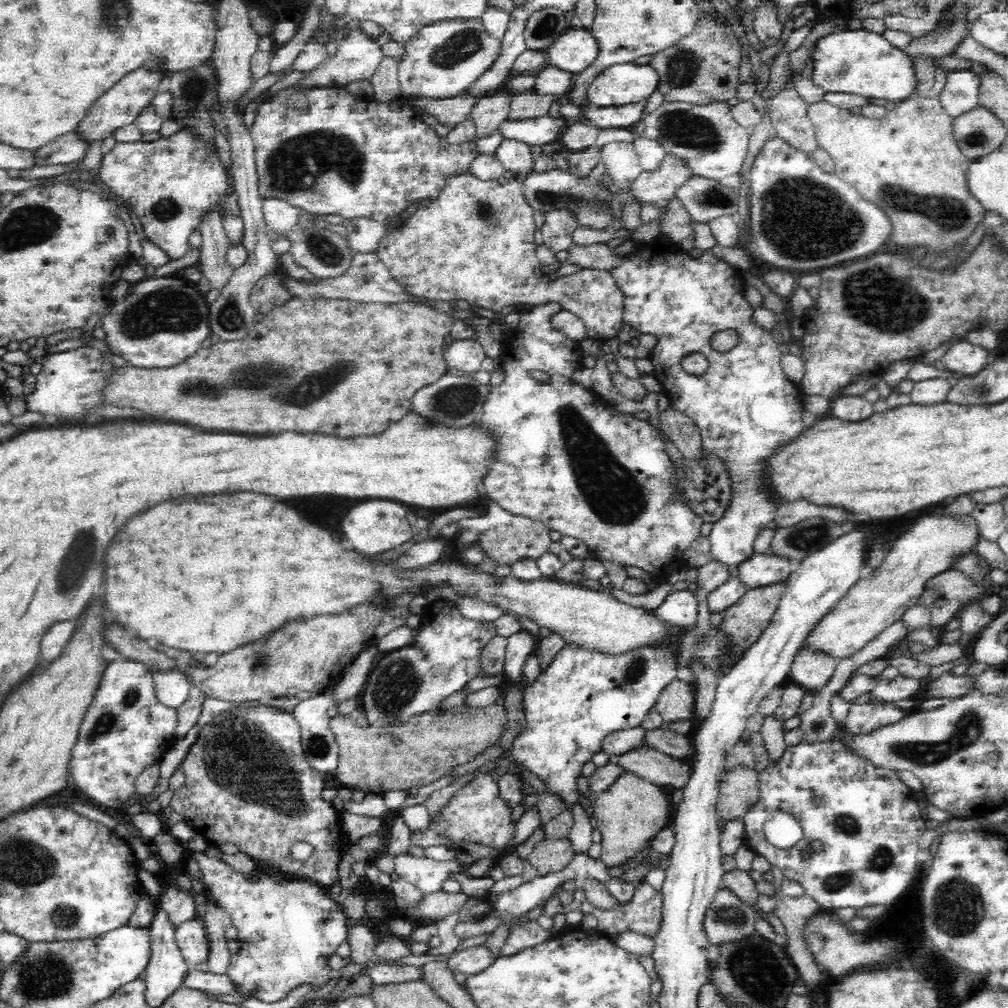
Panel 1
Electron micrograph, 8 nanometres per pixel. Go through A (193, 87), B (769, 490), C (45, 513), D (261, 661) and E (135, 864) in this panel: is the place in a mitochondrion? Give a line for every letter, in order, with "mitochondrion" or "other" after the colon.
A: mitochondrion
B: other
C: other
D: mitochondrion
E: other

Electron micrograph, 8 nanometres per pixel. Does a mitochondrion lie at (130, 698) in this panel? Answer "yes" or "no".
yes

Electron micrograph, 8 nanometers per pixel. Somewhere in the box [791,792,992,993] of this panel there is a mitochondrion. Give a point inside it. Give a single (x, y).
(959, 907)

